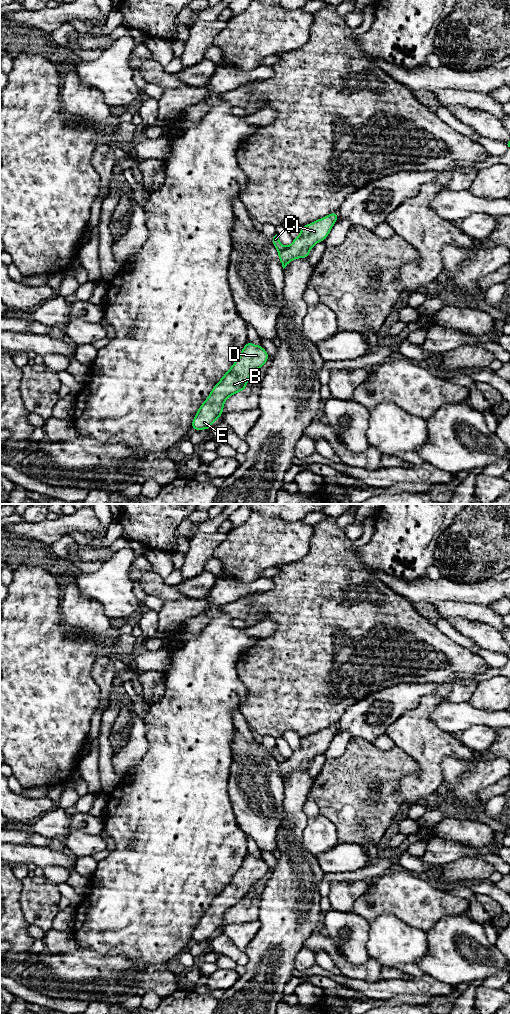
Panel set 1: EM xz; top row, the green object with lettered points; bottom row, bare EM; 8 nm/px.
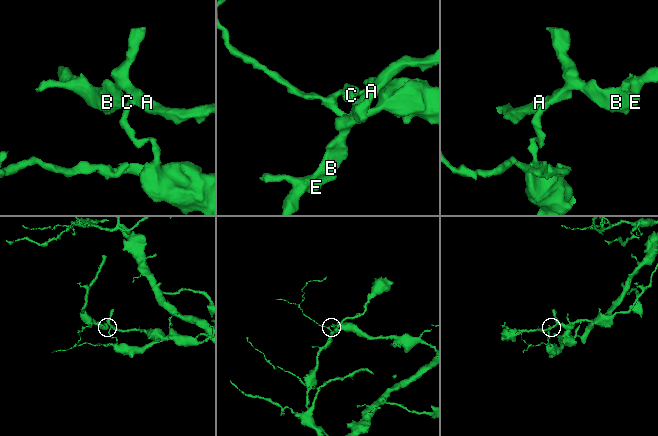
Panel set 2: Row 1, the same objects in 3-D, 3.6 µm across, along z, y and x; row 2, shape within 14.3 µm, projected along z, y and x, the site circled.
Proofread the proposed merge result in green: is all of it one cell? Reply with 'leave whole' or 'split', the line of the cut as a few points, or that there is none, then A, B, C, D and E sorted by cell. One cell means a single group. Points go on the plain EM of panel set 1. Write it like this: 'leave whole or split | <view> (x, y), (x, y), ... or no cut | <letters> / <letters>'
split | xz (285, 760), (279, 763) | A B D E / C

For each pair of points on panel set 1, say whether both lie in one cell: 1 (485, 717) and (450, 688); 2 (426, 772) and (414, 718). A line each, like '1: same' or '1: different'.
1: different
2: same

